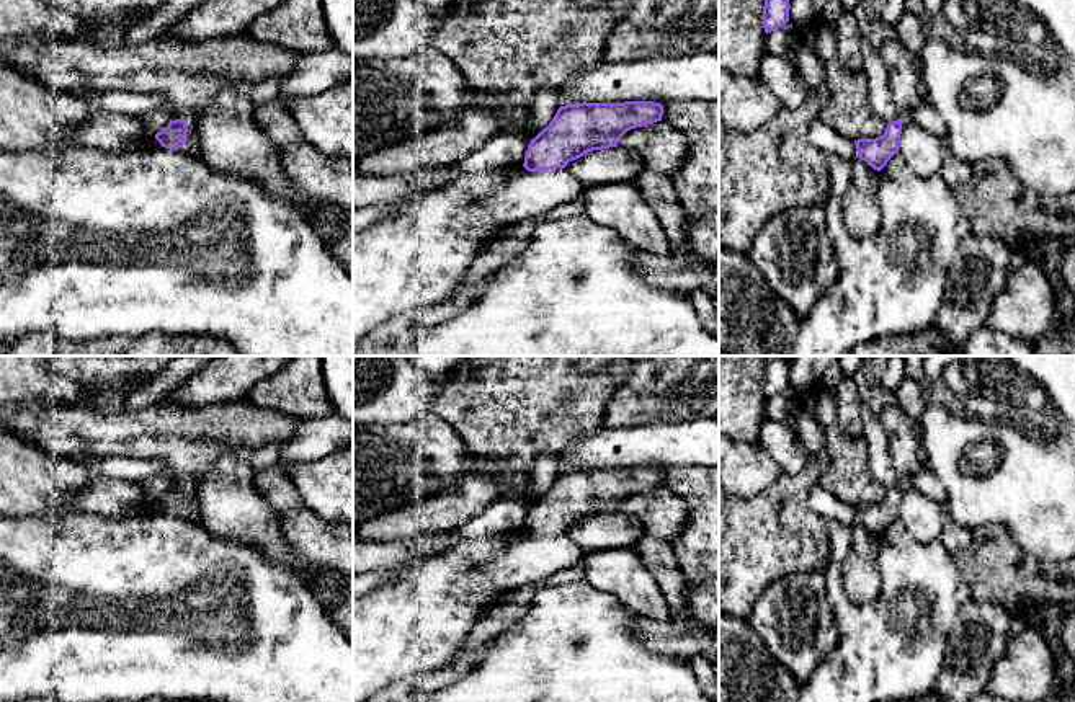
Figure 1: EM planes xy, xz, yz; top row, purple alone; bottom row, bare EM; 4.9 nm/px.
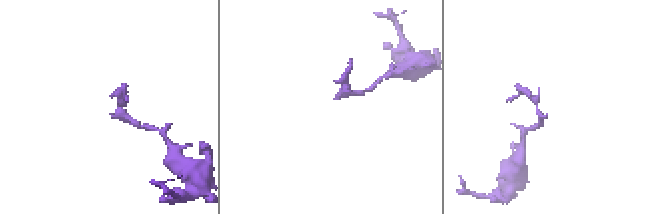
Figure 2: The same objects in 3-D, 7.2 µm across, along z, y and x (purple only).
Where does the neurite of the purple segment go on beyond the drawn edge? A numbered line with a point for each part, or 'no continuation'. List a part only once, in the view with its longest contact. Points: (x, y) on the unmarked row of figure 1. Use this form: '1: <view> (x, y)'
no continuation

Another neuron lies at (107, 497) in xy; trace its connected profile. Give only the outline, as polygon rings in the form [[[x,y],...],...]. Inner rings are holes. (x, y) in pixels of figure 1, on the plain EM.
[[[96,477],[74,500],[74,508],[109,519],[123,519],[129,513],[141,514],[154,503],[154,496],[144,491],[137,482]]]

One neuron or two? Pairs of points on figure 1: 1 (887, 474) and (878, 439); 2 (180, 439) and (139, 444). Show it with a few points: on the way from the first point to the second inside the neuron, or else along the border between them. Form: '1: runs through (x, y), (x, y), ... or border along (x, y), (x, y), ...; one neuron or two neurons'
1: runs through (879, 466), (878, 448); one neuron
2: runs through (170, 439), (149, 439); one neuron

